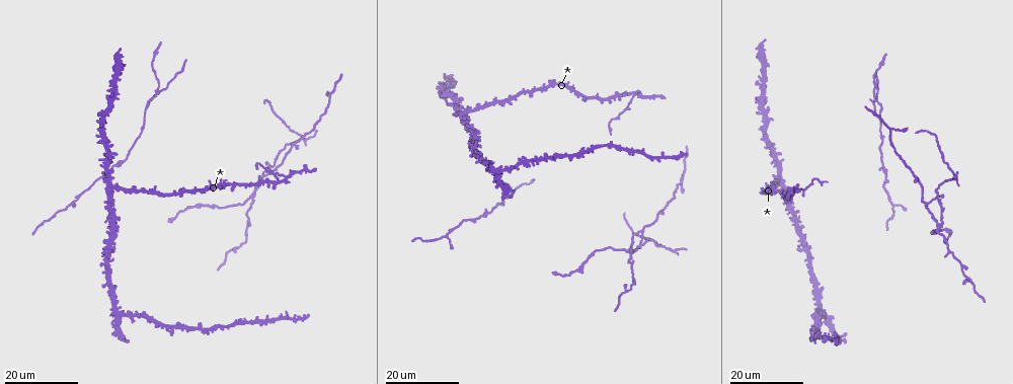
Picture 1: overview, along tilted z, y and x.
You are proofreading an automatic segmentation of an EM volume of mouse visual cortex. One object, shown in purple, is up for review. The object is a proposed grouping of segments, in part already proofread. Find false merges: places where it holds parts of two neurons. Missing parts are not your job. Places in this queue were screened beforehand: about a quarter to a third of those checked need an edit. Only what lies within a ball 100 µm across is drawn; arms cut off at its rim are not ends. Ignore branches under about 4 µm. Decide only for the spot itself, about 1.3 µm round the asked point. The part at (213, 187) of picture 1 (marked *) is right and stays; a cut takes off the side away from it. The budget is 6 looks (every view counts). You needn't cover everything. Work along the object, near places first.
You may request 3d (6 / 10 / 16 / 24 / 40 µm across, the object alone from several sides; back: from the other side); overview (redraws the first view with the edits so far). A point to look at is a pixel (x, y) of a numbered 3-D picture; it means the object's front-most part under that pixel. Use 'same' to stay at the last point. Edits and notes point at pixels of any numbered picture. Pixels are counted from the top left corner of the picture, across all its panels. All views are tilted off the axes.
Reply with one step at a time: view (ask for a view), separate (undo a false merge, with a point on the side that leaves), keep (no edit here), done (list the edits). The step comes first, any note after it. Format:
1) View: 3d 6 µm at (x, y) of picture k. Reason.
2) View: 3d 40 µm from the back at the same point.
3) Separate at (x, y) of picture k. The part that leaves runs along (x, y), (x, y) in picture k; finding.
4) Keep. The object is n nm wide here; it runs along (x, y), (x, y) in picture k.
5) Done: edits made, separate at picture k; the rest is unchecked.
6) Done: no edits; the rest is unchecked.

View: 3d 16 µm at (889, 127) of picture 1. Two arms in line, one across.

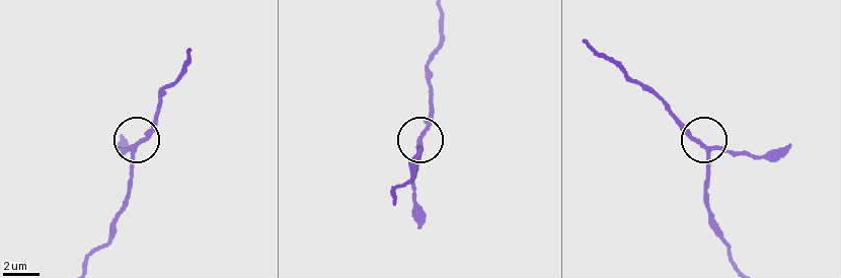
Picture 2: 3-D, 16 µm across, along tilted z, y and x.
View: 3d 10 µm at (134, 147) of picture 2.

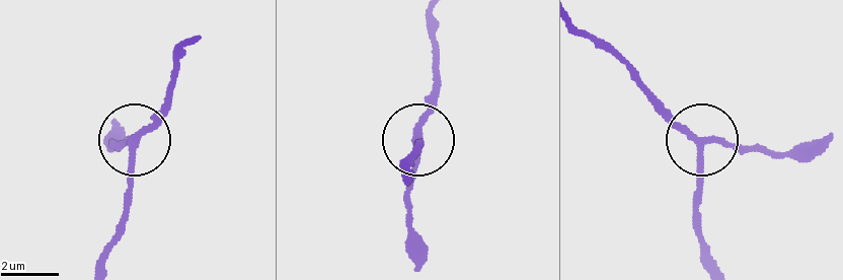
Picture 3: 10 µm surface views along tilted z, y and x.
Keep. The object is 210 nm wide here; all the same neuron.

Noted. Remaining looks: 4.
View: 3d 16 µm at (297, 143) of picture 1. Three-way junction.

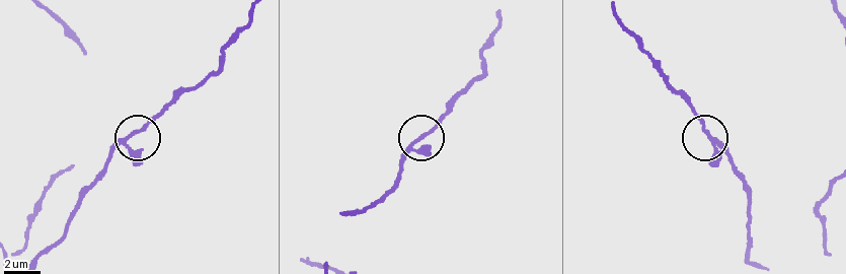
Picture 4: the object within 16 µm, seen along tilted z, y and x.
View: 3d 10 µm at (132, 133) of picture 4.

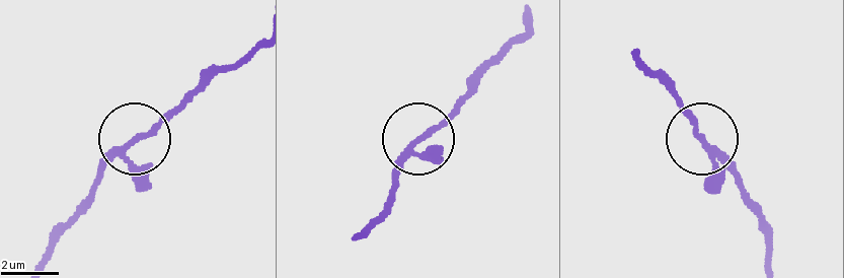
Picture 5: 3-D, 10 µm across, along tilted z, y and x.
Keep. The object is 160 nm wide here; continuous, no second neuron.

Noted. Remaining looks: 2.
View: 3d 16 µm at (287, 179) of picture 1. Two arms in line, one across.

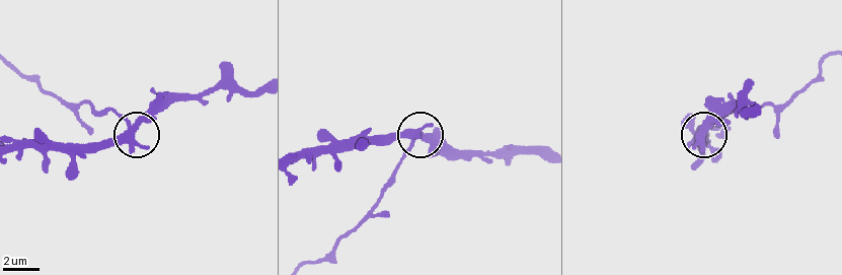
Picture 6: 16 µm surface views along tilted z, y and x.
View: 3d 6 µm at (707, 125) of picture 6.

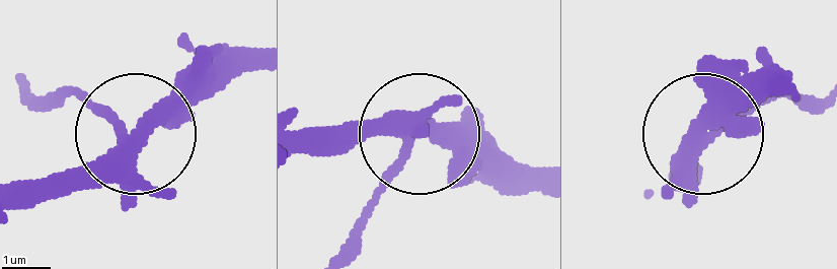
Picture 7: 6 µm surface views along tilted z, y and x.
Separate at (64, 95) of picture 7. The side arm is 10 µm long; the part that leaves runs along (105, 112), (79, 94), (34, 91) in picture 7; two neurons meet here.

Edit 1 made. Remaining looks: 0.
Done: edits made, separate at picture 7; the rest is unchecked.

